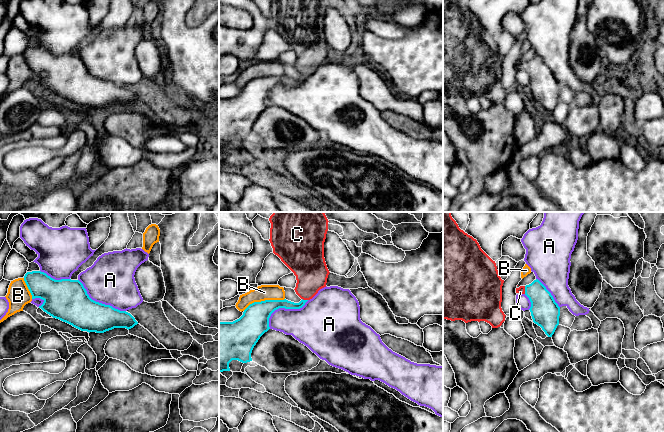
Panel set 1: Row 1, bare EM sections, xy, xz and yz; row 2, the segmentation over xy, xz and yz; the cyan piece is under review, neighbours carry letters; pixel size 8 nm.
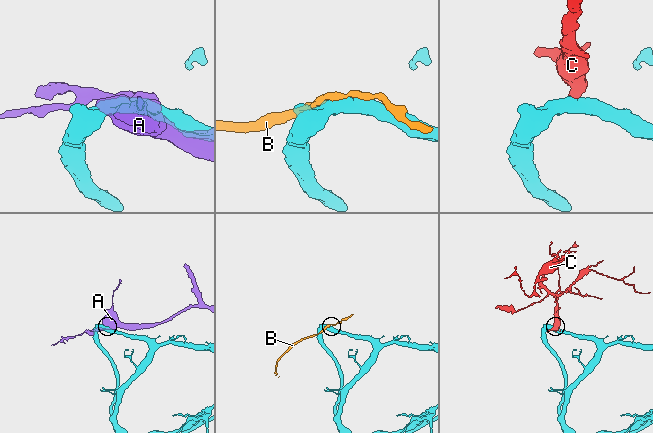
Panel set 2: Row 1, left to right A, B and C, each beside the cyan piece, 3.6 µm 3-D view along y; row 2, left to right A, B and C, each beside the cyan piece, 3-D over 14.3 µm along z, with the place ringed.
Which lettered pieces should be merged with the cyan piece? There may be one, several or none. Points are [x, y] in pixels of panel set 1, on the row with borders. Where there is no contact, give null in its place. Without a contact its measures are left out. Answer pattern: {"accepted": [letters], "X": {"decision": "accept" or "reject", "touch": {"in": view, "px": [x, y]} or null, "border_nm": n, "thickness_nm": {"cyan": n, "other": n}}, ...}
{"accepted": ["C"], "A": {"decision": "reject", "touch": {"in": "xy", "px": [98, 302]}, "border_nm": 460, "thickness_nm": {"cyan": 340, "other": 380}}, "B": {"decision": "reject", "touch": {"in": "xz", "px": [263, 301]}, "border_nm": 340, "thickness_nm": {"cyan": 240, "other": 130}}, "C": {"decision": "accept", "touch": {"in": "yz", "px": [525, 290]}, "border_nm": 60, "thickness_nm": {"cyan": 240, "other": 60}}}

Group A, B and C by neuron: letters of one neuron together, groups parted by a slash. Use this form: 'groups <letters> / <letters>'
groups A / B / C

